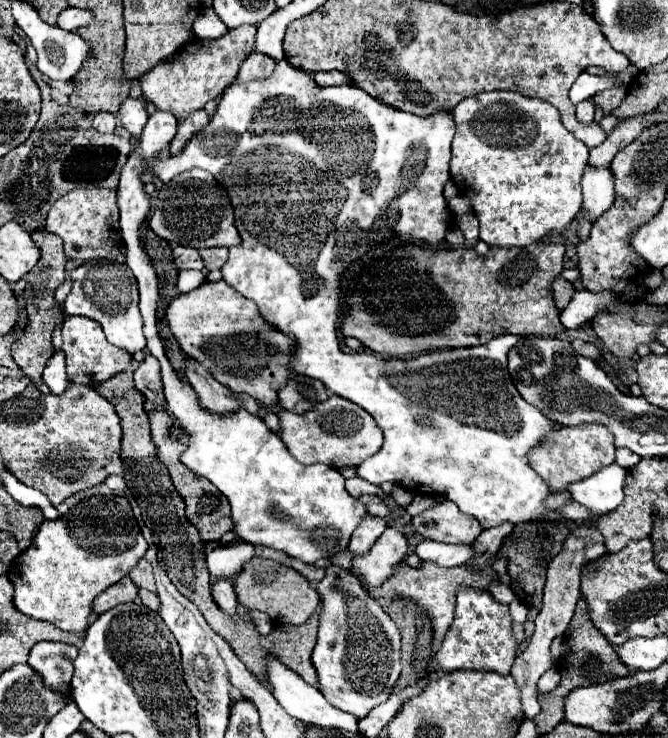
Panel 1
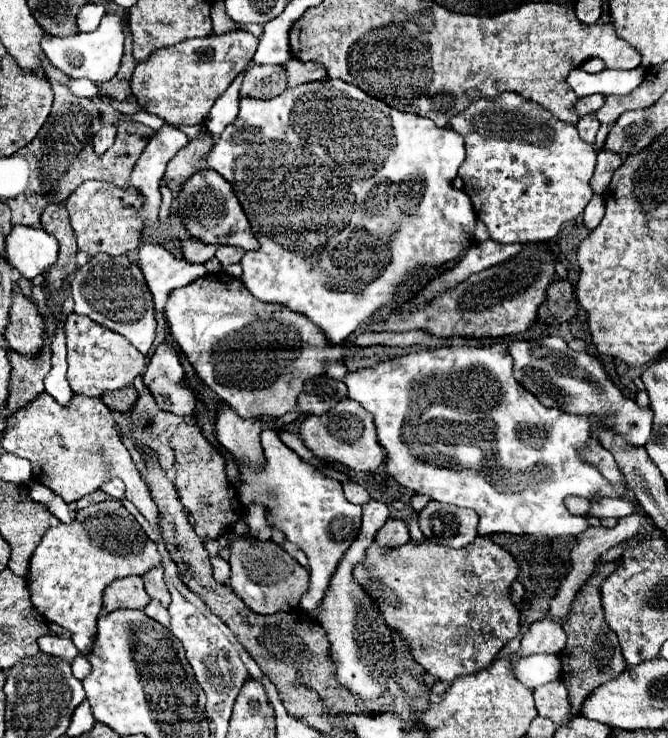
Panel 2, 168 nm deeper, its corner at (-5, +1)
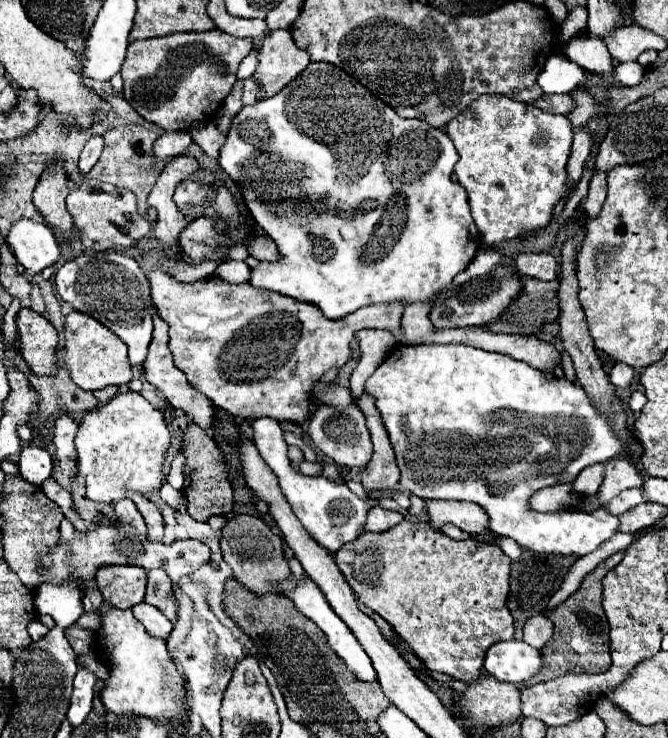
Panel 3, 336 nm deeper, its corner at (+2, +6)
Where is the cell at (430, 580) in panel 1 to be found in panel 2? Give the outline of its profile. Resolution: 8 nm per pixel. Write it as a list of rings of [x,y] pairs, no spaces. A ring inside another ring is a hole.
[[[477,537],[473,545],[463,549],[443,547],[431,541],[411,541],[399,549],[383,549],[373,543],[365,561],[353,569],[353,577],[381,607],[385,623],[397,629],[411,645],[415,661],[445,683],[451,683],[459,675],[485,669],[503,645],[519,633],[519,611],[509,599],[509,585],[517,577],[517,563],[491,537]]]

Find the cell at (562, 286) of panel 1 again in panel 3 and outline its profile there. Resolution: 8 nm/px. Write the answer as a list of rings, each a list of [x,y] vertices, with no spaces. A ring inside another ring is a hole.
[[[522,278],[522,290],[518,298],[500,314],[498,320],[484,328],[496,334],[538,334],[540,328],[558,318],[558,282],[544,282],[538,278]]]

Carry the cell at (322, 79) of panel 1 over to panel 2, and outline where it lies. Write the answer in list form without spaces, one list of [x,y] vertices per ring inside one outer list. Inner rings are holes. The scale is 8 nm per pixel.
[[[291,59],[287,65],[283,65],[287,71],[287,83],[289,87],[297,87],[303,83],[313,83],[313,81],[323,81],[327,79],[327,69],[319,63],[303,63],[299,59]]]

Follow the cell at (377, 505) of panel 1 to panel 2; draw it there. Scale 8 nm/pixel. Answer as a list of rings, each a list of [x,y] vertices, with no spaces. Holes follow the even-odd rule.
[[[345,483],[345,485],[343,485],[343,489],[345,489],[345,497],[347,497],[351,503],[365,505],[365,503],[369,503],[369,501],[371,501],[369,491],[367,491],[365,487],[357,485],[357,483]]]

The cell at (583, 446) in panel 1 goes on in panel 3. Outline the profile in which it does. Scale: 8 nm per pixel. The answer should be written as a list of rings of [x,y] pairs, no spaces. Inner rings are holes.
[[[614,458],[614,460],[608,462],[606,474],[604,474],[604,482],[602,482],[600,490],[598,490],[600,502],[604,506],[614,496],[618,496],[622,490],[642,488],[642,484],[644,484],[644,474],[642,474],[642,470],[636,464],[620,460],[620,458]]]

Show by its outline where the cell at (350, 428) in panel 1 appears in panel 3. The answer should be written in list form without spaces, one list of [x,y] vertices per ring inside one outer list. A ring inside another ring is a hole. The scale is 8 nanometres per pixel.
[[[350,404],[348,408],[320,406],[310,418],[308,432],[310,432],[310,438],[314,440],[314,444],[328,458],[332,458],[336,464],[340,464],[344,468],[364,468],[372,458],[372,440],[370,440],[368,428],[366,428],[366,418],[360,412],[360,408],[356,408],[356,404]]]

